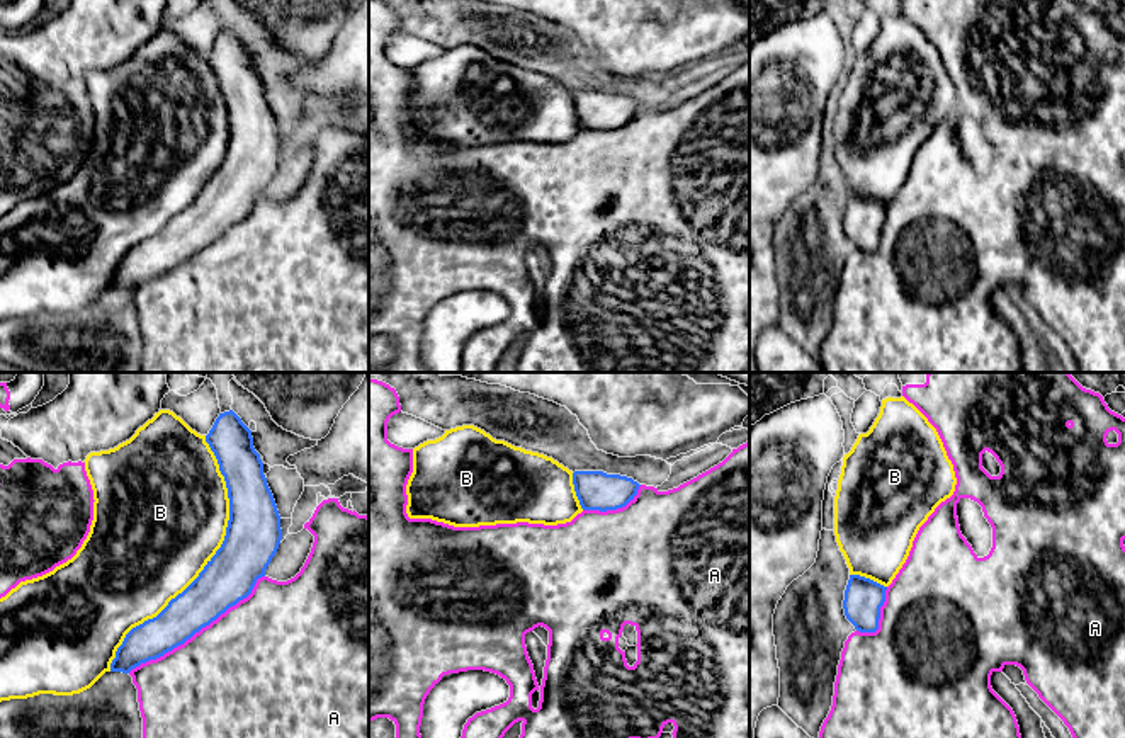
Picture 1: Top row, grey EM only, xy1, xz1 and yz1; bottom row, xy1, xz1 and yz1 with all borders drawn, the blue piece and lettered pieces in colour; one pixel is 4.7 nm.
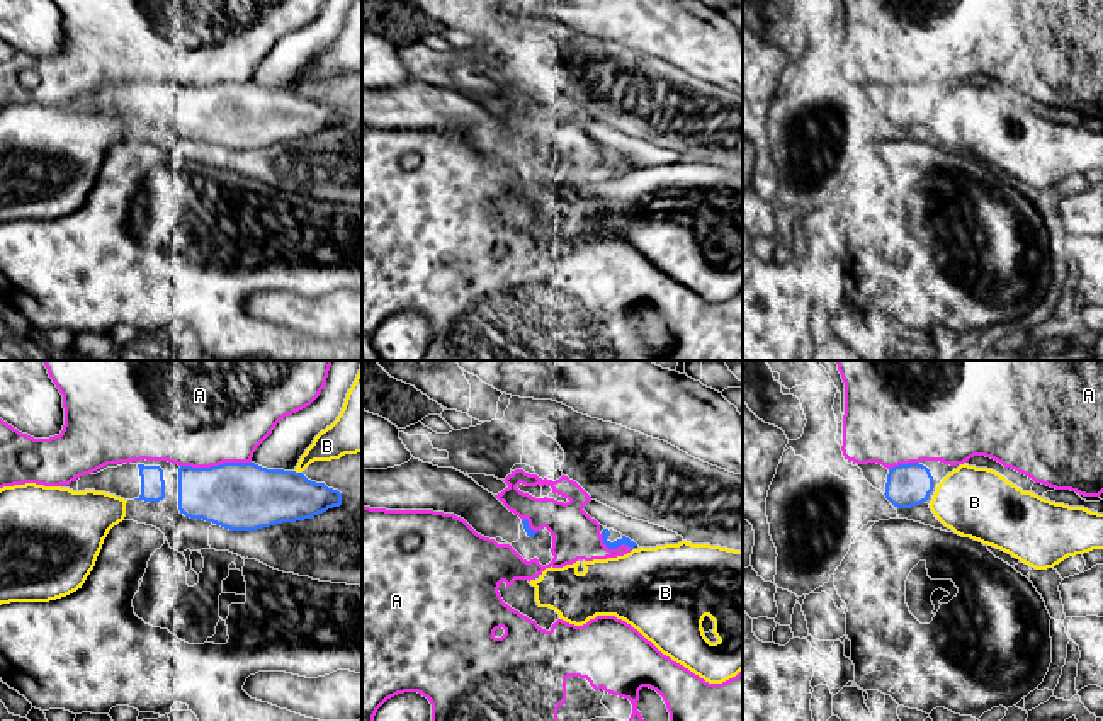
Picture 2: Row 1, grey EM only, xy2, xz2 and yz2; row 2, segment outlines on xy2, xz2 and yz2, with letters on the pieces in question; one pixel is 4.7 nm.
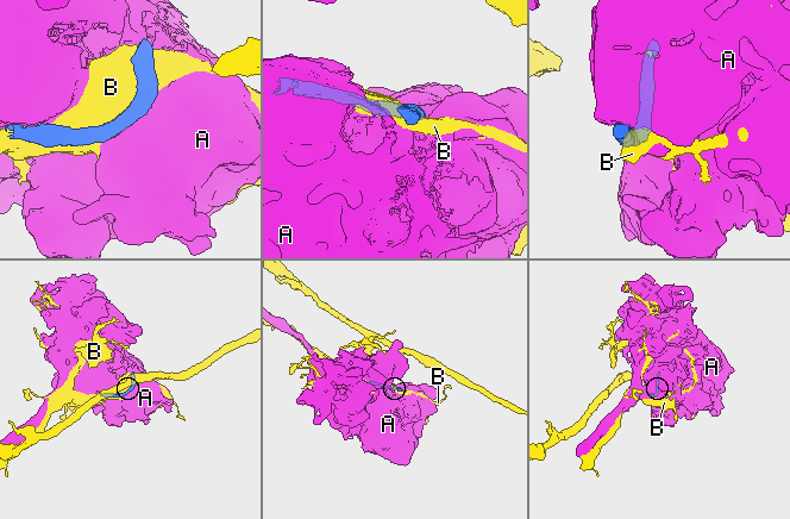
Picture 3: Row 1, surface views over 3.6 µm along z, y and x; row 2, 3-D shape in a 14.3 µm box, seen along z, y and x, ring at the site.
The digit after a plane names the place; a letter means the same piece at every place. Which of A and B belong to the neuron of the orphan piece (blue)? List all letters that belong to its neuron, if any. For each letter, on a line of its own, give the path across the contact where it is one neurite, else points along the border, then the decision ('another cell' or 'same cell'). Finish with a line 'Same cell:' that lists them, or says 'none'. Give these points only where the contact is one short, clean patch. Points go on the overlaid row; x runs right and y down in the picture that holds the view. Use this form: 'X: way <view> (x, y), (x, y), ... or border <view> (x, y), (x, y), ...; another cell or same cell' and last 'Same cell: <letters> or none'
A: another cell
B: another cell
Same cell: none

